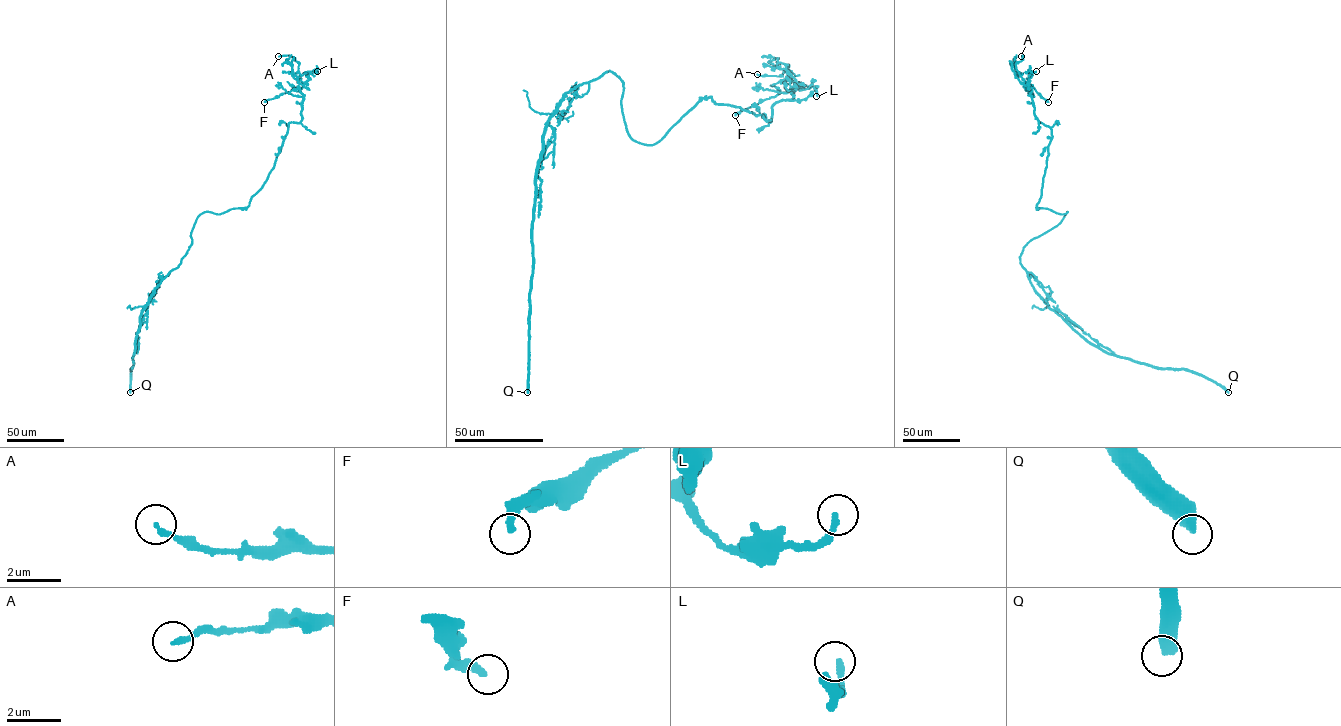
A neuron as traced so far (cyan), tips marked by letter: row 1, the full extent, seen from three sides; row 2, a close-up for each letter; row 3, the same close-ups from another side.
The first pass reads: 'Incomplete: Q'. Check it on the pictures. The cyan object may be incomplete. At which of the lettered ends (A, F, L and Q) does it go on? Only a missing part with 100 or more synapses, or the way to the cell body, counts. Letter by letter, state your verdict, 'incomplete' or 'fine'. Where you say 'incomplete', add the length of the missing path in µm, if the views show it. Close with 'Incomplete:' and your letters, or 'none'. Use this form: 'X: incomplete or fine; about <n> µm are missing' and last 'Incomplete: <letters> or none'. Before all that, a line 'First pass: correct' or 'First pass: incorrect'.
First pass: correct
A: fine
F: fine
L: fine
Q: incomplete; about 150 µm are missing
Incomplete: Q

